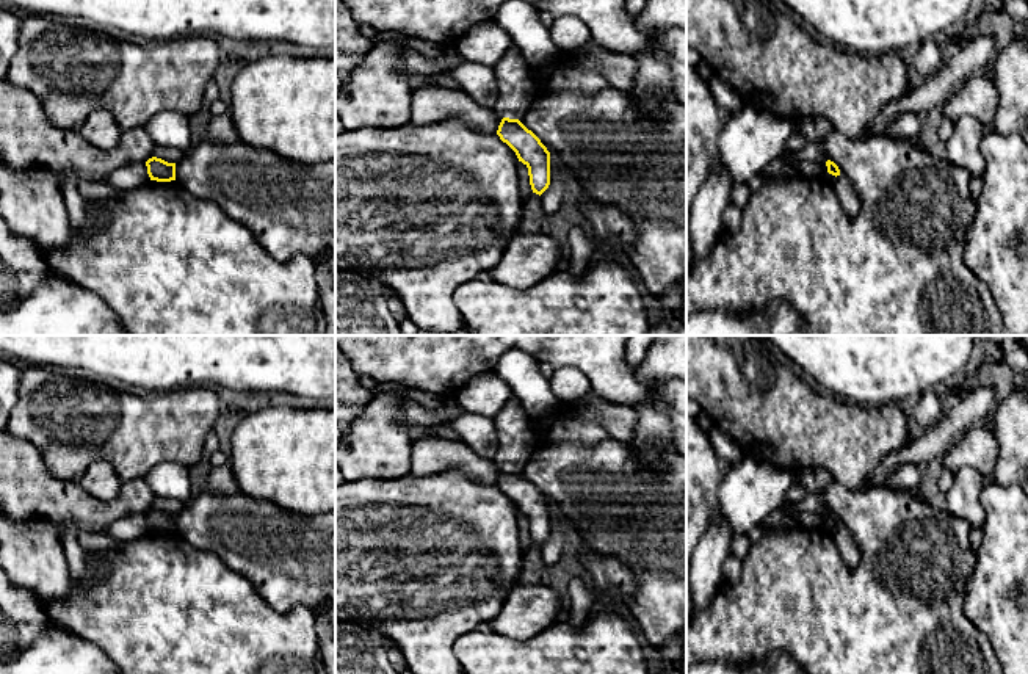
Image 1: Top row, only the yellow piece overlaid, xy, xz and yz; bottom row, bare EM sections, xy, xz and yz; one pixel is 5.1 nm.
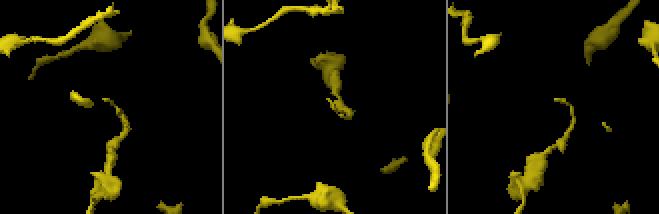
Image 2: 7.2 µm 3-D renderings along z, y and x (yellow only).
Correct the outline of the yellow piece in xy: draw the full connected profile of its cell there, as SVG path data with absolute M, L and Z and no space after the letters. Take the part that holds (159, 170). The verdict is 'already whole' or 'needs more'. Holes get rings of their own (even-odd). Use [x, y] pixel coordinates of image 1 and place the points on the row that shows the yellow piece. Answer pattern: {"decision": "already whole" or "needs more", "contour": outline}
{"decision": "already whole", "contour": "M152 157L146 161L150 180L171 182L176 180L176 163L168 163L161 158Z"}

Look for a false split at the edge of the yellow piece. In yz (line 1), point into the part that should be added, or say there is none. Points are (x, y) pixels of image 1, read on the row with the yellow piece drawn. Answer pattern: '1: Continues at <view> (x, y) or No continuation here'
1: No continuation here

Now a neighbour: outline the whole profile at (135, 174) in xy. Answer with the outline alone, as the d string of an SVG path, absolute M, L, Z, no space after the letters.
M135 161L113 171L107 179L107 185L118 191L128 191L147 183L149 180L150 177L146 163Z

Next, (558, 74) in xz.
M559 56L545 64L531 66L531 72L536 75L539 94L558 91L597 92L610 86L599 71L577 67Z

